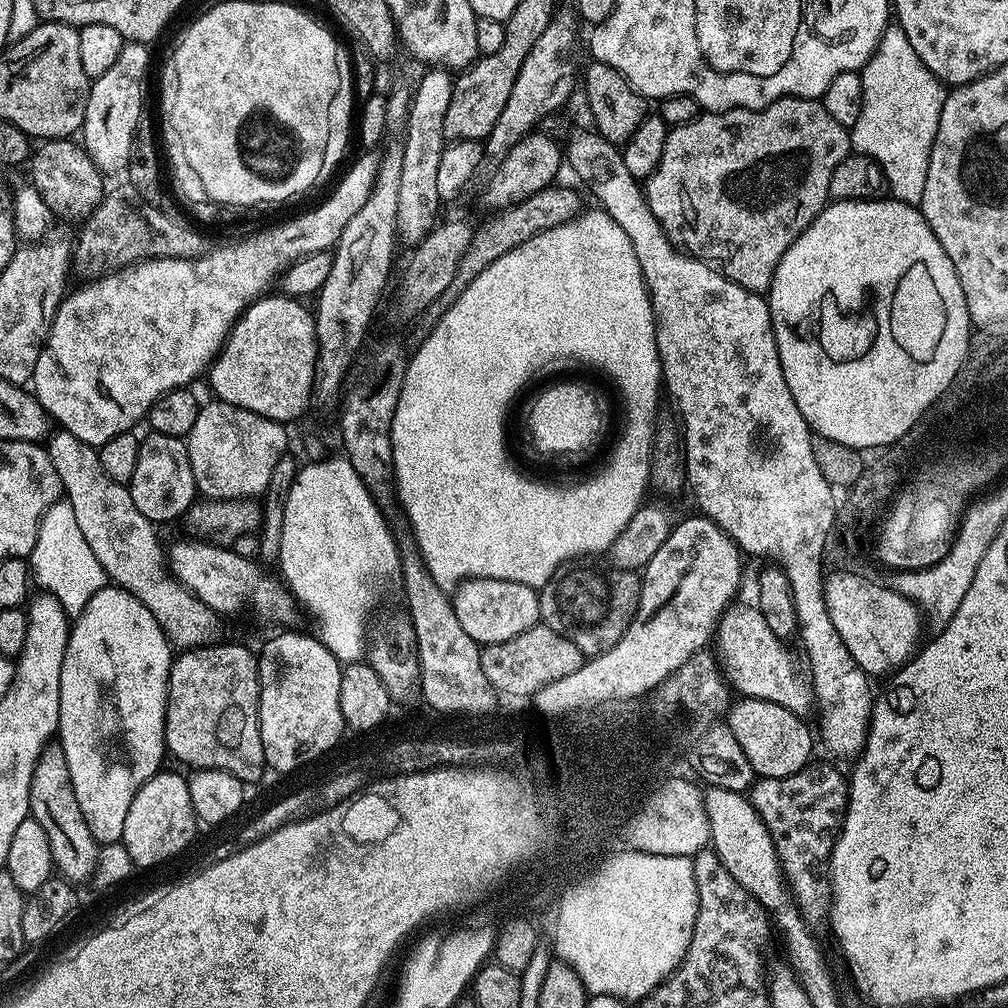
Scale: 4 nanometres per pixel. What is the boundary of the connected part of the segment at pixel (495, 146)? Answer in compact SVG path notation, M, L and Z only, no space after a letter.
M554 20L542 32L526 61L522 64L518 79L510 92L510 99L502 109L498 122L494 122L494 130L490 130L486 141L489 153L505 154L511 150L523 136L531 133L539 120L556 112L569 98L574 88L574 70L572 68L572 52L574 50L574 32L564 22Z

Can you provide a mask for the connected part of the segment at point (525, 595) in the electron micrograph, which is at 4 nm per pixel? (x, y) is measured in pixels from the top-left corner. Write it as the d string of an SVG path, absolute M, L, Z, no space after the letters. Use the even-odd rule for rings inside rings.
M473 576L456 585L451 601L458 622L462 622L462 630L466 630L466 634L470 634L470 638L474 638L481 646L506 642L506 638L514 638L530 630L540 620L537 589L522 586L518 582Z

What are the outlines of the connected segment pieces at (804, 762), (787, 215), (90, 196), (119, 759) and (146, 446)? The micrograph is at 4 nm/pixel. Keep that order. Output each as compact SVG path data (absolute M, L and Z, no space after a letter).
M740 698L729 707L726 713L726 723L728 725L729 730L734 734L734 738L738 738L738 746L742 746L742 750L746 753L746 758L750 758L750 766L752 767L753 773L757 777L760 778L786 778L790 774L794 774L798 770L802 770L803 768L808 767L810 761L813 759L812 756L812 736L814 740L814 732L807 728L806 725L803 724L802 721L799 720L798 717L795 716L794 713L791 712L790 709L787 708L784 704L779 704L776 700L771 700L771 698L765 698L763 700L753 700L751 698Z
M781 96L780 99L764 108L731 108L725 112L704 110L690 122L669 131L666 138L666 150L662 150L662 158L658 162L658 166L646 181L646 203L673 244L695 256L697 260L703 260L711 264L713 268L719 268L721 274L730 278L738 286L751 292L764 294L772 284L774 270L778 266L782 254L786 254L786 250L790 250L794 241L812 225L817 214L829 203L830 178L834 174L838 162L842 162L842 158L849 156L852 151L849 129L834 122L834 118L830 118L829 112L826 111L824 103L816 98Z
M75 139L45 140L39 146L41 148L37 152L35 149L30 156L31 187L35 188L42 202L50 206L53 217L60 219L61 216L64 220L86 221L104 199L105 177L100 169Z
M113 584L90 598L69 629L66 656L59 675L58 743L66 754L74 794L91 834L102 846L123 839L126 814L134 794L161 771L166 757L164 723L168 705L168 680L174 652L150 610L124 588Z
M149 431L140 442L138 466L134 466L134 478L126 485L132 495L138 514L160 526L163 520L176 520L185 515L197 499L194 474L190 470L187 443L181 437L167 436Z

